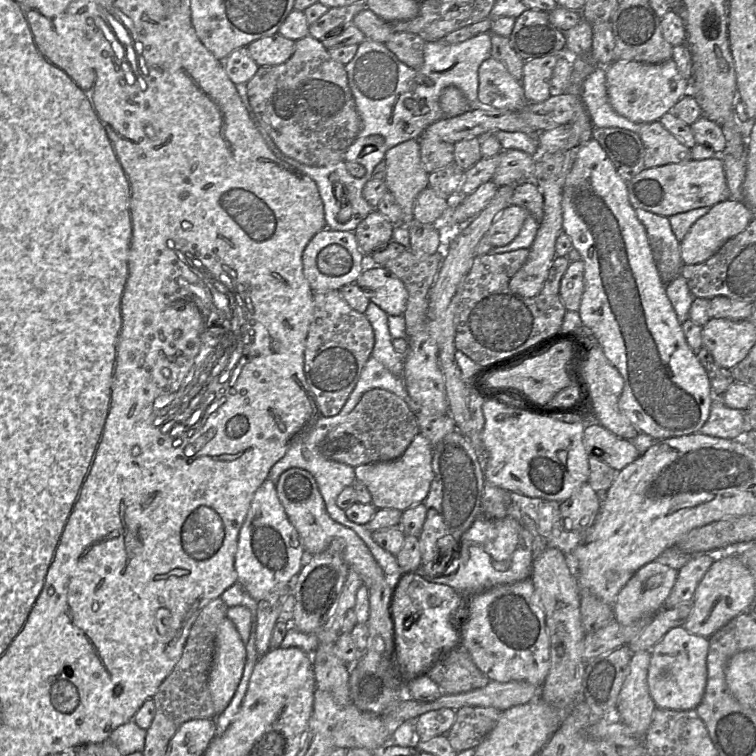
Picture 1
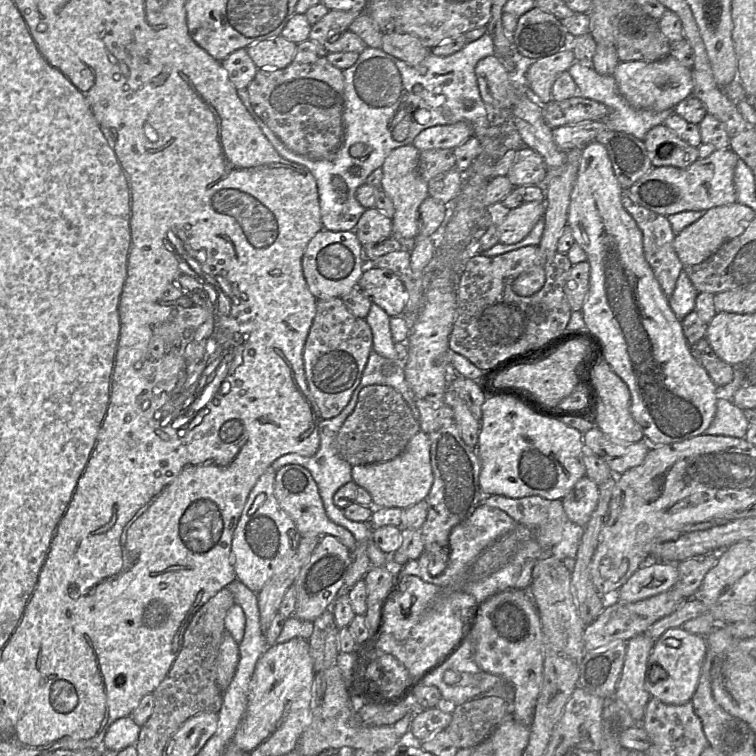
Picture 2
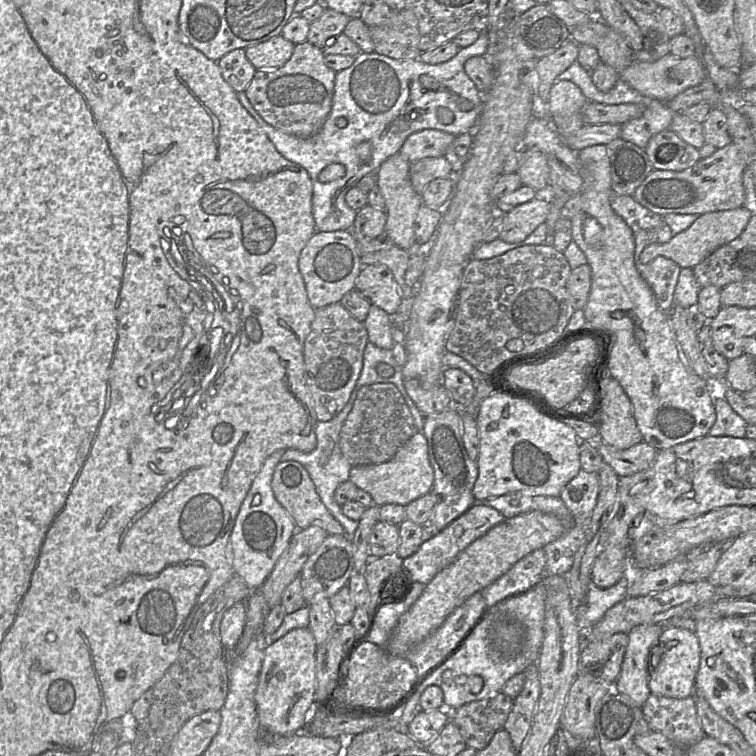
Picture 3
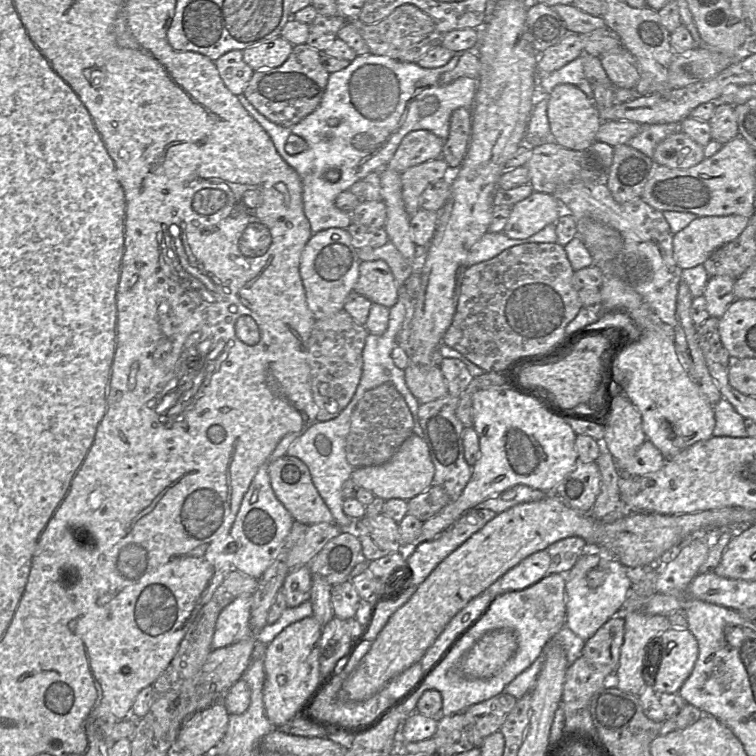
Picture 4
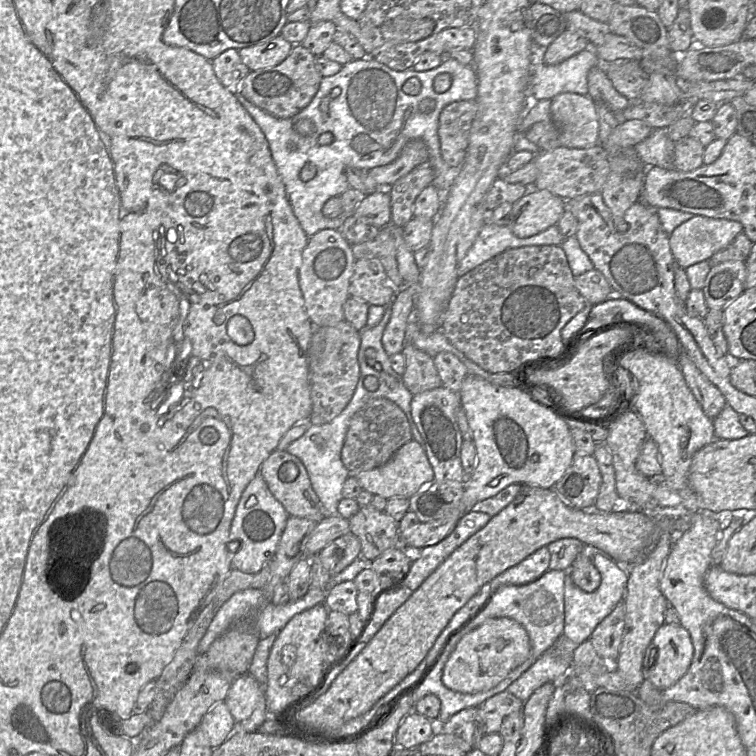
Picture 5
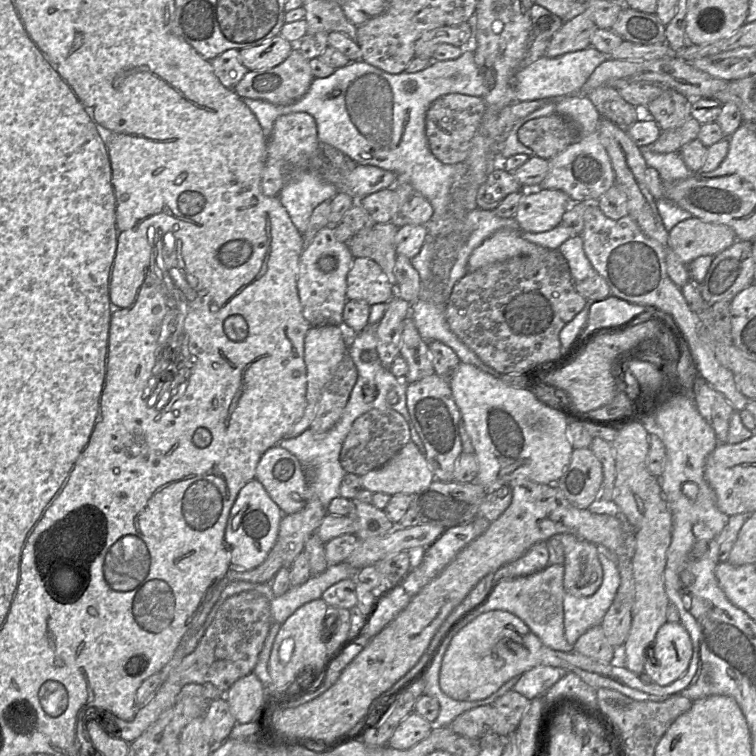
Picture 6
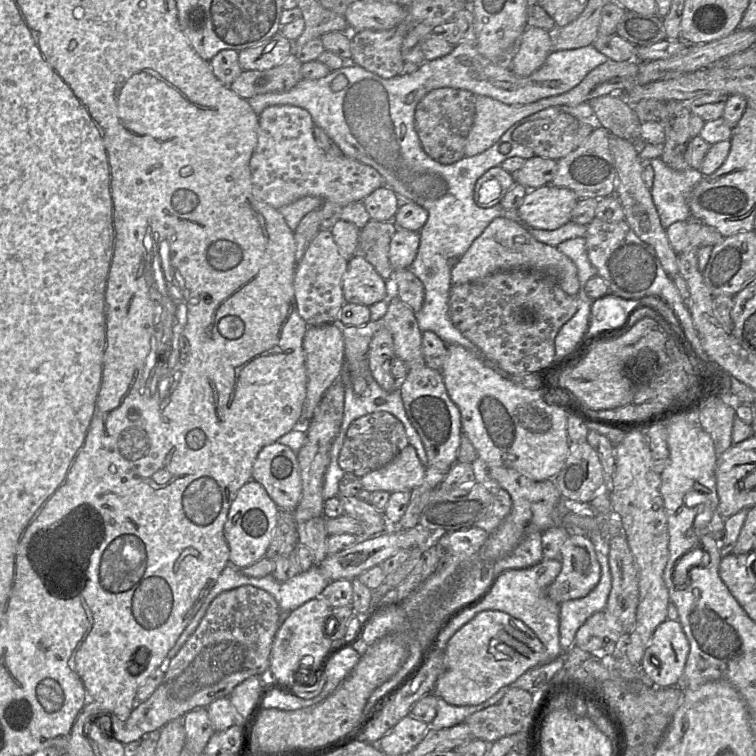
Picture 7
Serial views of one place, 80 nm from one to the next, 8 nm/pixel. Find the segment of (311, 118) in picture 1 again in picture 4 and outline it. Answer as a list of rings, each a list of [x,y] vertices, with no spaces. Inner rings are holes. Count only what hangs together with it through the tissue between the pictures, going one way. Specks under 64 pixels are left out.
[[[306,43],[294,46],[282,65],[254,71],[244,95],[270,121],[284,127],[295,125],[312,113],[323,98],[330,73],[323,67],[321,55]]]

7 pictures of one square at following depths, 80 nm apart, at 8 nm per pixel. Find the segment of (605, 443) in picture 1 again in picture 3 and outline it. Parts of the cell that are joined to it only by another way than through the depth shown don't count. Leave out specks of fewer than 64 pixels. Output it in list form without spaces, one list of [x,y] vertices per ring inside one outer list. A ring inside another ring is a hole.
[[[600,438],[593,440],[603,461],[609,464],[619,477],[644,471],[652,466],[658,450],[645,441],[624,450],[615,449]]]

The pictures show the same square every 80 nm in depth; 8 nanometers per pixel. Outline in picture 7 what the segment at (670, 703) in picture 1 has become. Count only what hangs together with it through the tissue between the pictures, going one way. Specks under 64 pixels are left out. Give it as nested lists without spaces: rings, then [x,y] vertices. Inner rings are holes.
[[[666,619],[654,631],[641,662],[641,671],[656,687],[678,684],[690,645],[678,620]]]

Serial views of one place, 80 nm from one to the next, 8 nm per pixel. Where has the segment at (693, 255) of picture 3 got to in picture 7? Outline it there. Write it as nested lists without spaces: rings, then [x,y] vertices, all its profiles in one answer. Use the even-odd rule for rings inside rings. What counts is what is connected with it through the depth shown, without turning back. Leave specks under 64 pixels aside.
[[[695,219],[673,223],[666,229],[666,234],[677,255],[692,247],[714,247],[724,239],[718,230]]]

